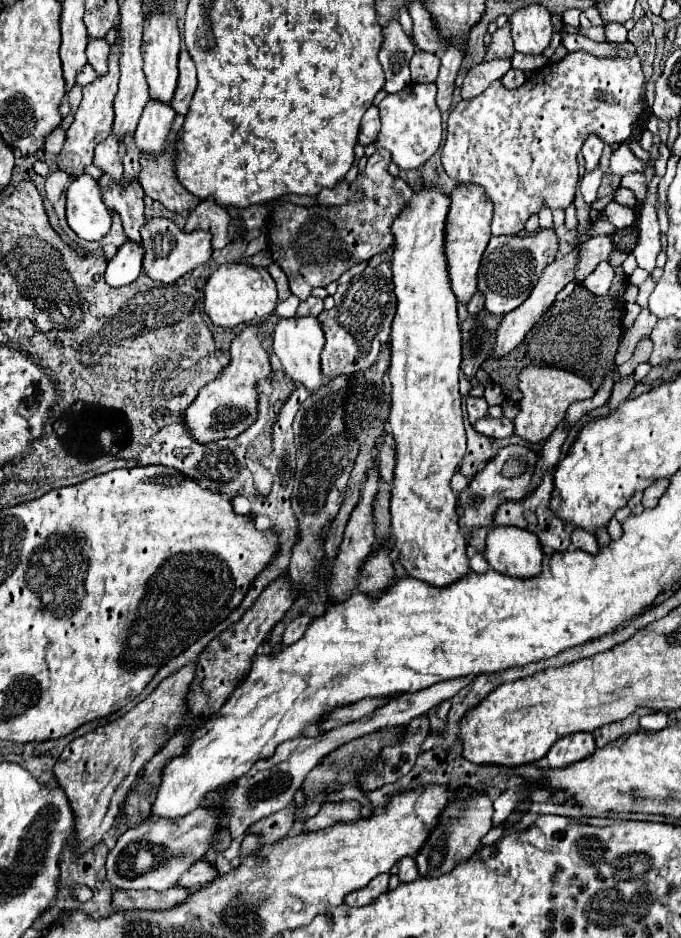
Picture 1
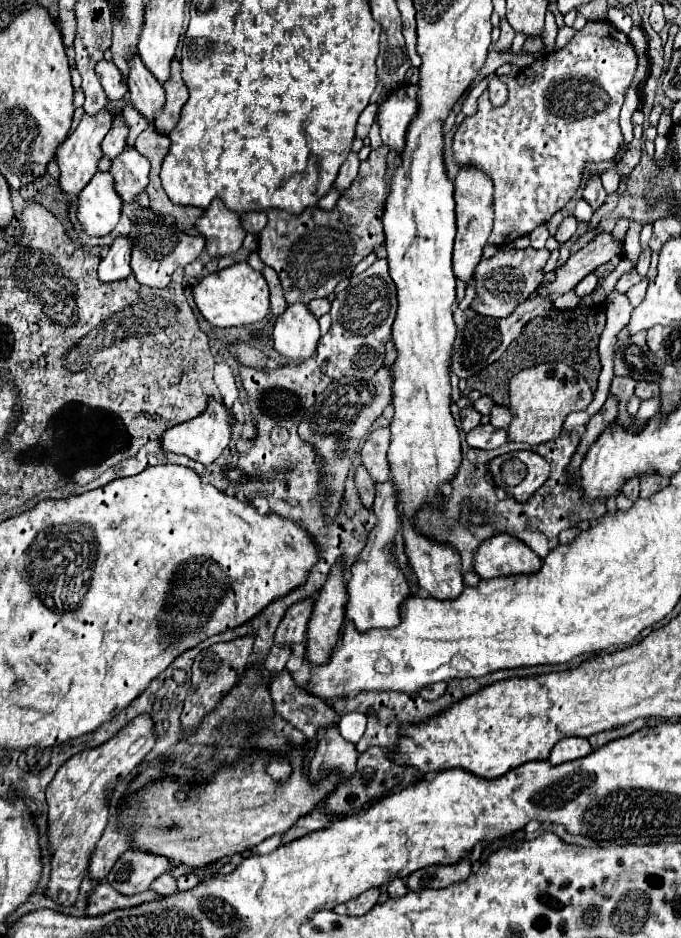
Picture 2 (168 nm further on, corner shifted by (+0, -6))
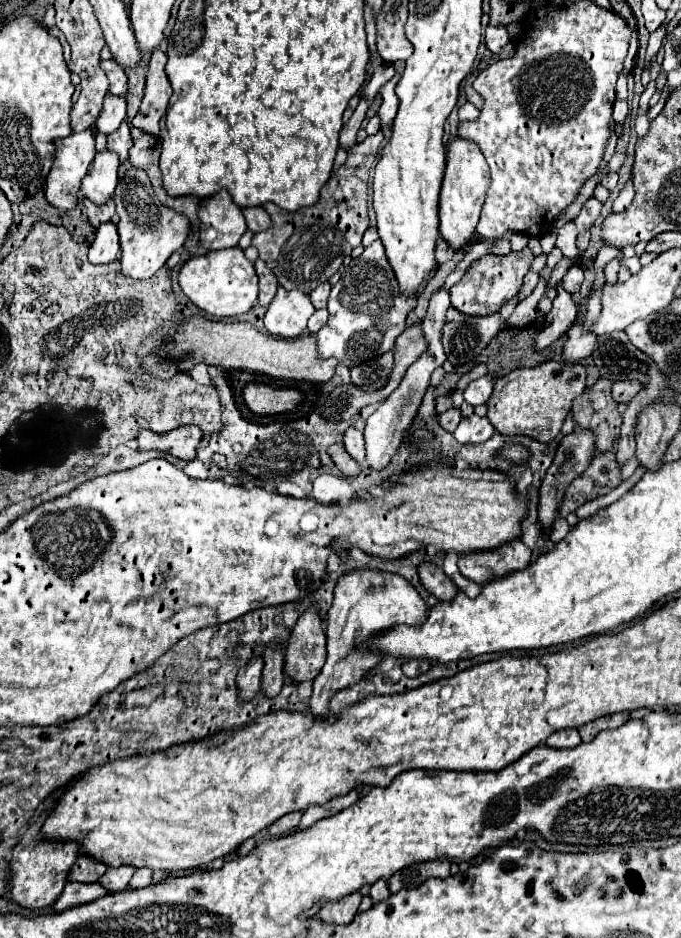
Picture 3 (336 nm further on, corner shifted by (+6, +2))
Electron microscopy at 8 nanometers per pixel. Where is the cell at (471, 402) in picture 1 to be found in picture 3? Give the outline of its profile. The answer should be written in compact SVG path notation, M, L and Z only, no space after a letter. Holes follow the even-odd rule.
M449 409L449 411L441 413L441 415L437 417L437 421L439 421L439 425L441 425L445 431L453 433L453 431L457 429L459 421L461 421L461 413L459 413L459 409Z

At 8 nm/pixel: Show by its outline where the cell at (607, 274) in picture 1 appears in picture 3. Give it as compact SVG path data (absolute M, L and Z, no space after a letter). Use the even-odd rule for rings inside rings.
M573 265L569 269L569 273L563 277L563 289L567 293L577 293L581 283L583 283L583 269L579 265Z

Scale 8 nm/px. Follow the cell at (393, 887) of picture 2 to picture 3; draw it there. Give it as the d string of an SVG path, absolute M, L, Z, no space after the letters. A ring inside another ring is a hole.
M377 881L377 883L371 887L369 895L371 895L371 901L373 901L373 905L375 905L375 903L385 901L391 893L389 893L389 889L387 889L387 883L385 883L385 881Z

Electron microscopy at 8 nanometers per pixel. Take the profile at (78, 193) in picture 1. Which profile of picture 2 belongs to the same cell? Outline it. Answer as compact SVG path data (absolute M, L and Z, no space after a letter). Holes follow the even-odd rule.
M95 173L95 177L77 195L77 221L89 237L105 237L119 223L119 209L123 203L115 189L111 189L109 173Z

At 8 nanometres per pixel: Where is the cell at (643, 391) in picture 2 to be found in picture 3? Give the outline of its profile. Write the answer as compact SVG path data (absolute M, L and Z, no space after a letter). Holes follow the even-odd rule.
M635 379L633 381L617 381L617 383L613 383L611 397L617 403L629 403L639 391L641 391L641 383Z

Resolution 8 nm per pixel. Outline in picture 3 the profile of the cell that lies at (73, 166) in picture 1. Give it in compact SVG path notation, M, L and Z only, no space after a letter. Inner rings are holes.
M91 129L81 131L81 133L73 133L65 139L59 139L55 143L57 153L55 153L55 163L47 175L47 189L45 189L45 199L57 207L59 211L71 211L77 207L77 191L79 191L79 183L87 173L87 167L91 165L93 157L95 157L95 133Z

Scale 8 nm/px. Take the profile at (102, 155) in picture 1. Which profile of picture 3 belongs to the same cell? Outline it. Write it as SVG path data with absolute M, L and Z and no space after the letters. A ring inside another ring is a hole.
M107 93L103 101L103 111L95 123L97 131L109 135L113 133L113 129L117 129L117 125L121 125L123 119L125 119L125 97Z

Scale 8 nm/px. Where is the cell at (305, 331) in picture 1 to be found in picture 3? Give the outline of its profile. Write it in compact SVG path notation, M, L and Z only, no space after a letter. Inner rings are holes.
M279 287L265 313L265 329L275 337L293 339L307 331L307 321L313 313L315 307L309 295Z

